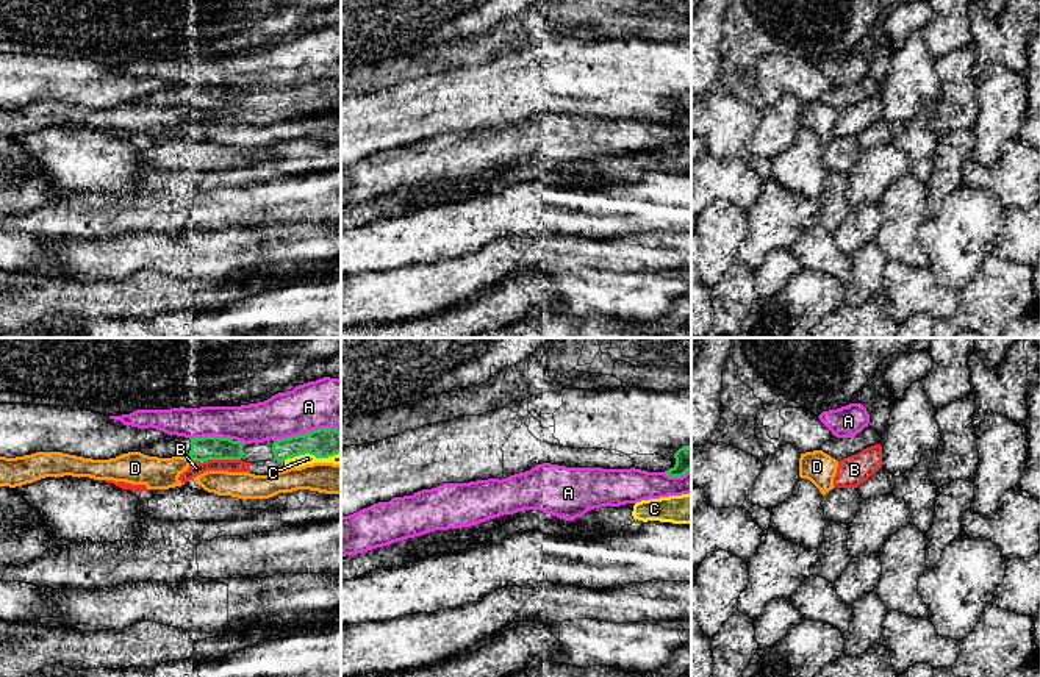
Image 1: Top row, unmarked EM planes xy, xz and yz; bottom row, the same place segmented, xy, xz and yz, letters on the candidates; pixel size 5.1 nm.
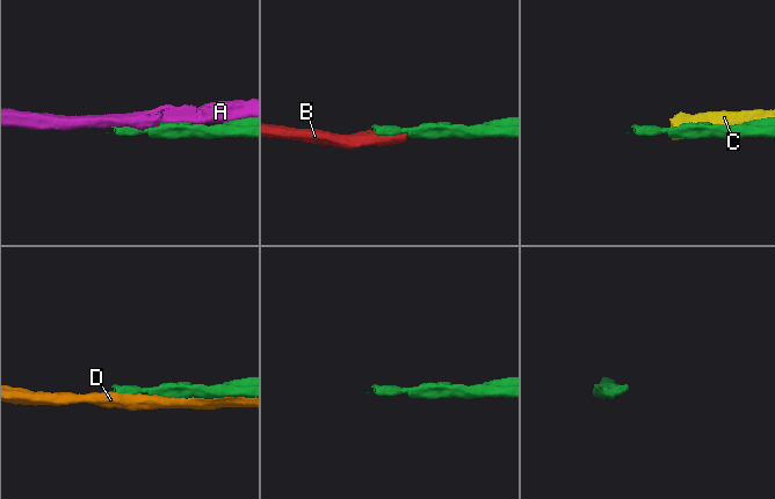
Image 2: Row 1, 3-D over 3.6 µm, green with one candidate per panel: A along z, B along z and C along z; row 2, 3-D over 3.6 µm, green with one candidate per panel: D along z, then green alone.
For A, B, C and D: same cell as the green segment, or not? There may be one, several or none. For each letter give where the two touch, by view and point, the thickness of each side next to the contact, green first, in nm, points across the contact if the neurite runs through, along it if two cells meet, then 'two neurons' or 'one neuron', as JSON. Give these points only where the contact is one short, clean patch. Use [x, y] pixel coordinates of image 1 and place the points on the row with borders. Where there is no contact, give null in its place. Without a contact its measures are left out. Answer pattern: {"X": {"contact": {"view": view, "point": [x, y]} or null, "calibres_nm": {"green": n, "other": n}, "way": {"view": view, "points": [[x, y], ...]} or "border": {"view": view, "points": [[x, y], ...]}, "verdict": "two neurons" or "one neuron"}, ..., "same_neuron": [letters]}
{"A": {"contact": {"view": "xy", "point": [307, 433]}, "calibres_nm": {"green": 150, "other": 260}, "verdict": "two neurons"}, "B": {"contact": {"view": "xy", "point": [221, 458]}, "calibres_nm": {"green": 130, "other": 80}, "verdict": "two neurons"}, "C": {"contact": {"view": "xy", "point": [312, 454]}, "calibres_nm": {"green": 150, "other": 60}, "verdict": "two neurons"}, "D": {"contact": {"view": "xy", "point": [191, 458]}, "calibres_nm": {"green": 130, "other": 160}, "verdict": "two neurons"}, "same_neuron": []}

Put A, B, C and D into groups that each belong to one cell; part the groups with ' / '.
A / B C / D

